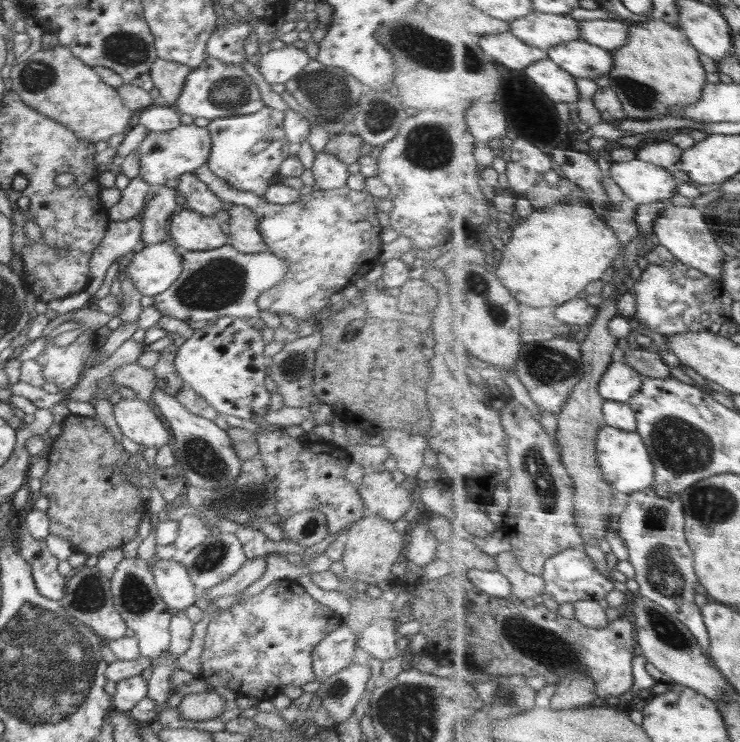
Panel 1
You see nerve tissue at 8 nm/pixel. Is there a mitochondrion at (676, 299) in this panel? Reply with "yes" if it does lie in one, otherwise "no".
no

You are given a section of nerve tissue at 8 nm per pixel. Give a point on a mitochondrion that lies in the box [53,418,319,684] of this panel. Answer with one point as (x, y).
(252, 497)

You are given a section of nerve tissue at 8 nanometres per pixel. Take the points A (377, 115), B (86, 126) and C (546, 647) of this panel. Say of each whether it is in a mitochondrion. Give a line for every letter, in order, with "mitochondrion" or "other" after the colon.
A: mitochondrion
B: other
C: mitochondrion

